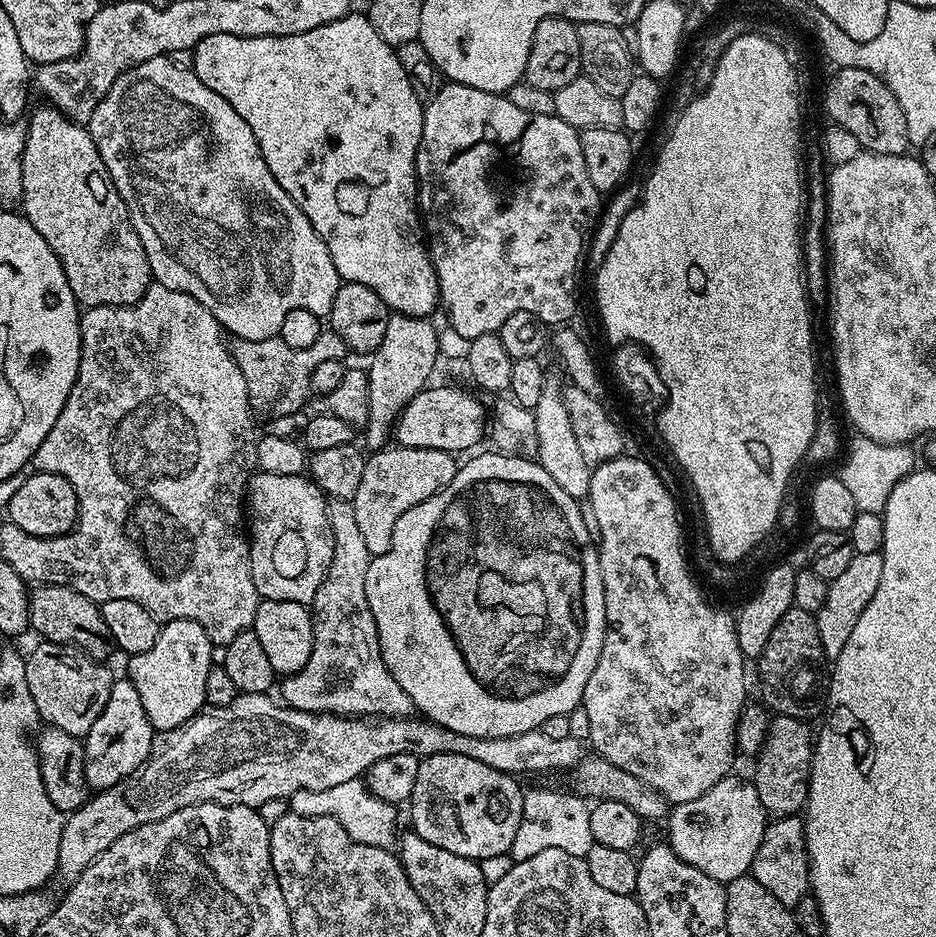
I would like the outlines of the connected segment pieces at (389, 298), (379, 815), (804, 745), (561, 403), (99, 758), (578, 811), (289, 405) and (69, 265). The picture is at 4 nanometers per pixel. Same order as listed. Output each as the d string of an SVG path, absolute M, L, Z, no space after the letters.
M349 14L341 20L318 26L314 30L306 30L302 34L293 36L235 36L234 34L210 34L196 43L192 53L191 69L195 72L214 94L222 94L238 114L242 114L242 122L254 130L254 138L262 150L262 158L266 158L266 166L270 166L270 174L294 198L298 210L310 218L310 226L318 230L318 234L326 242L330 250L330 258L334 258L334 266L338 270L341 281L358 282L362 286L370 286L382 302L393 313L402 316L431 317L432 311L437 311L440 304L440 287L436 271L432 265L432 258L428 254L428 246L422 217L418 207L418 177L416 175L416 155L418 146L422 142L422 122L424 121L424 104L414 94L410 82L406 78L406 70L402 70L402 62L398 62L396 48L384 41L382 34L374 30L367 15Z
M363 779L342 782L339 786L330 786L330 790L298 790L290 798L290 808L303 816L329 816L342 822L342 830L346 830L346 834L359 844L391 849L398 840L397 805L379 800L373 792L369 792Z
M773 715L764 745L755 753L756 769L750 773L750 779L758 790L758 798L762 798L762 806L769 817L795 816L805 811L814 751L814 732L808 728L811 727L805 721L793 716Z
M552 378L545 379L542 395L538 398L538 406L533 409L535 418L535 433L539 440L539 450L536 458L539 464L566 494L577 500L587 499L592 471L579 449L578 440L574 437L570 426L569 411L563 396L563 387Z
M127 678L113 679L110 698L102 714L98 714L98 722L90 726L88 735L82 740L89 789L109 788L122 782L122 778L135 774L148 761L153 735L154 729L150 718L146 718L146 710L142 710L142 698L138 690L134 690Z
M546 788L527 789L524 793L523 816L514 834L509 855L514 862L518 862L532 858L541 850L560 849L575 857L587 857L595 844L589 810L589 803L573 793L564 794Z
M322 330L318 338L302 350L294 350L280 340L279 335L265 340L237 340L230 344L232 357L238 362L238 370L242 370L242 378L246 378L248 391L248 405L253 413L265 412L268 416L292 416L304 403L312 392L310 374L321 362L344 360L350 350L346 342L338 333Z
M43 106L36 108L26 120L27 132L24 138L22 162L22 194L19 203L24 204L22 215L46 238L50 250L62 262L66 270L66 282L74 290L77 304L84 308L94 306L126 306L138 302L153 283L152 271L146 262L146 250L138 238L138 230L130 222L130 214L94 146L94 138L83 124L75 124L68 116L63 116L57 108Z

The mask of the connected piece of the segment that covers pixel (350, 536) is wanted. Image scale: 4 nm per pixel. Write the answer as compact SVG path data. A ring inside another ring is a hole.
M328 500L328 517L330 534L334 534L334 558L310 605L314 646L303 670L283 677L283 703L290 708L330 712L334 716L412 716L414 709L406 690L394 682L380 653L374 614L370 614L370 602L366 602L366 570L370 570L372 555L366 550L352 502Z

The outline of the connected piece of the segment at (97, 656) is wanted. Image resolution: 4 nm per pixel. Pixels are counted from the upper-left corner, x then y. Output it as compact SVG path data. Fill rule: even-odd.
M42 584L31 589L28 597L28 623L31 631L40 635L41 641L50 644L72 644L75 648L90 657L91 660L107 661L108 655L114 652L112 635L106 630L106 622L102 622L100 605L86 598L86 594L78 594L78 590Z

